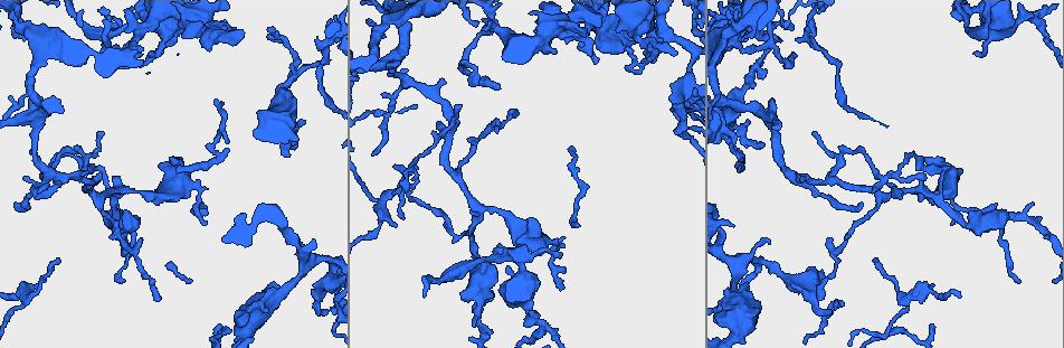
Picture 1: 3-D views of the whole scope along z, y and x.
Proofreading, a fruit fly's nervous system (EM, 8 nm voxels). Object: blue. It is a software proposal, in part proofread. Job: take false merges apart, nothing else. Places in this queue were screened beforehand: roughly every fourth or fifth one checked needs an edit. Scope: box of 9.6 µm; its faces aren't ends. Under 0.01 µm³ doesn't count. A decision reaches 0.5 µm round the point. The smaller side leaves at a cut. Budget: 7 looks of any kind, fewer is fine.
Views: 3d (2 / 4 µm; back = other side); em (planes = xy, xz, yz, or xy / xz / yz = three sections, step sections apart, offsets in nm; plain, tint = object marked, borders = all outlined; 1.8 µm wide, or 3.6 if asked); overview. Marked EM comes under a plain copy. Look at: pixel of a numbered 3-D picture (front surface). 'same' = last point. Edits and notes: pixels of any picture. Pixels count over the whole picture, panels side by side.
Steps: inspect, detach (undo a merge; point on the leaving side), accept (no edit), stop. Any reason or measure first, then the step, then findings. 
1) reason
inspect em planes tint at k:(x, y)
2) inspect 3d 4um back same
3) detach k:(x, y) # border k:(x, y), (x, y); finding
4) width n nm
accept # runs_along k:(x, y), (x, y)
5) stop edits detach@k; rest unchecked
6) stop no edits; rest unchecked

a narrow waist
inspect em planes borders at 1:(885, 179)

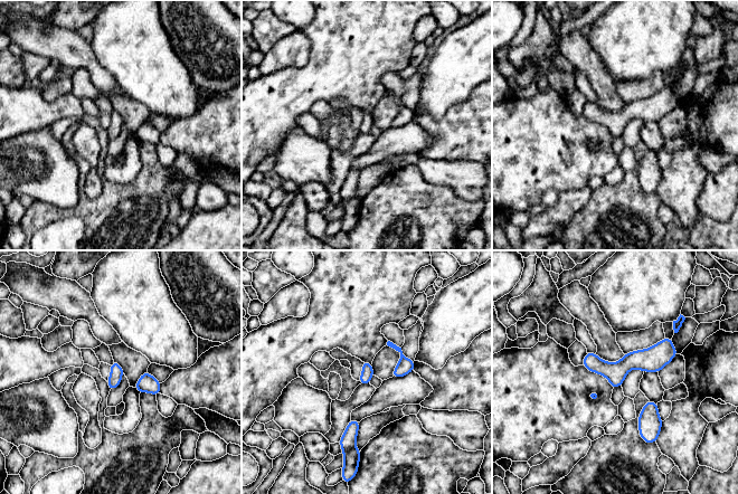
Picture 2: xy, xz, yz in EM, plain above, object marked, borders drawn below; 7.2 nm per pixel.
width 80 nm
accept # runs_along 2:(669, 341), (650, 360), (586, 363); all the same neuron

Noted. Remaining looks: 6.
arms part here
inspect em planes tint at 1:(394, 58)

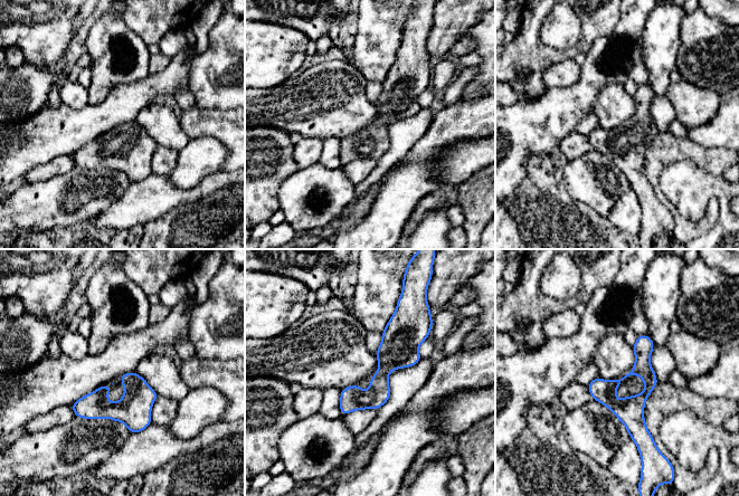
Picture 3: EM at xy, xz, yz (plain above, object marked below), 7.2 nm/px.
accept # all the same neuron

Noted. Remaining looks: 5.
sudden change in width
inspect 3d 4um back at 1:(150, 196)

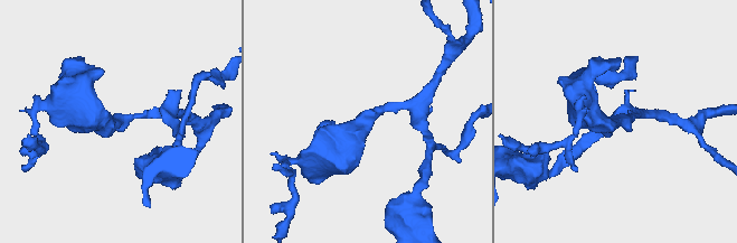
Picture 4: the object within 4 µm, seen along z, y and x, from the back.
arm_widths 190, 400 nm
inspect em yz step 4 tint at 4:(117, 120)

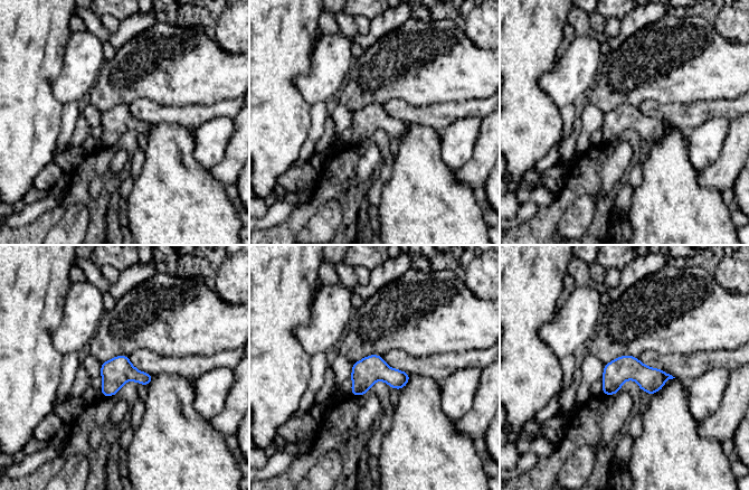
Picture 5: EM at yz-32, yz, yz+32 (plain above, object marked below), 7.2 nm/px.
width 180 nm
accept # all the same neuron

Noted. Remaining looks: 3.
stop no edits; rest unchecked

